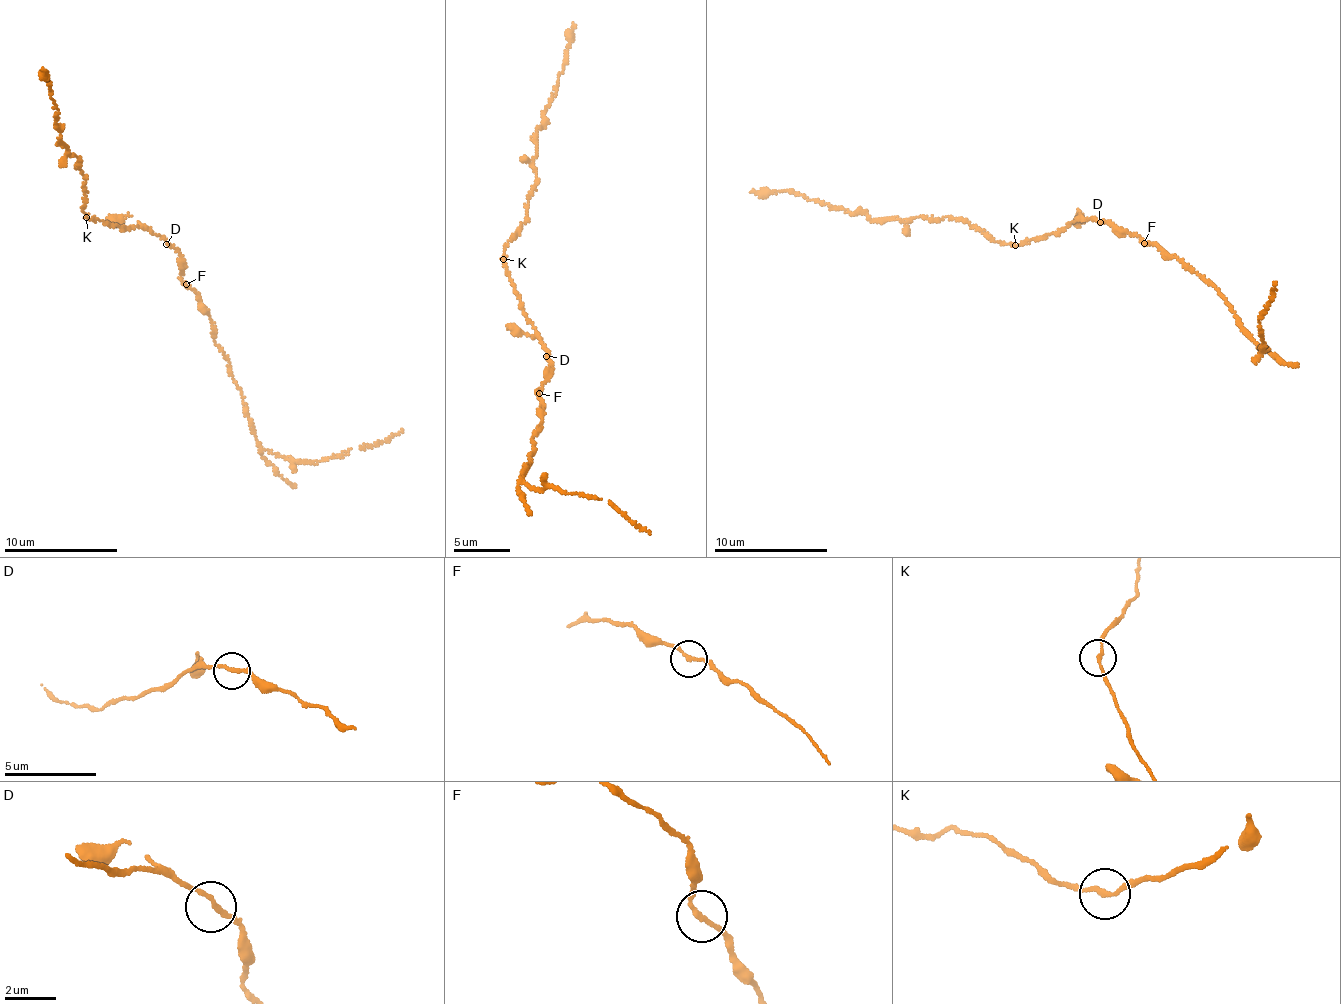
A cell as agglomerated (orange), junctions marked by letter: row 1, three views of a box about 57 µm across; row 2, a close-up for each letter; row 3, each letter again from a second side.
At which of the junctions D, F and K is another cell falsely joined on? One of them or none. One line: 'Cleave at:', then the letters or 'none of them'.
Cleave at: none of them

